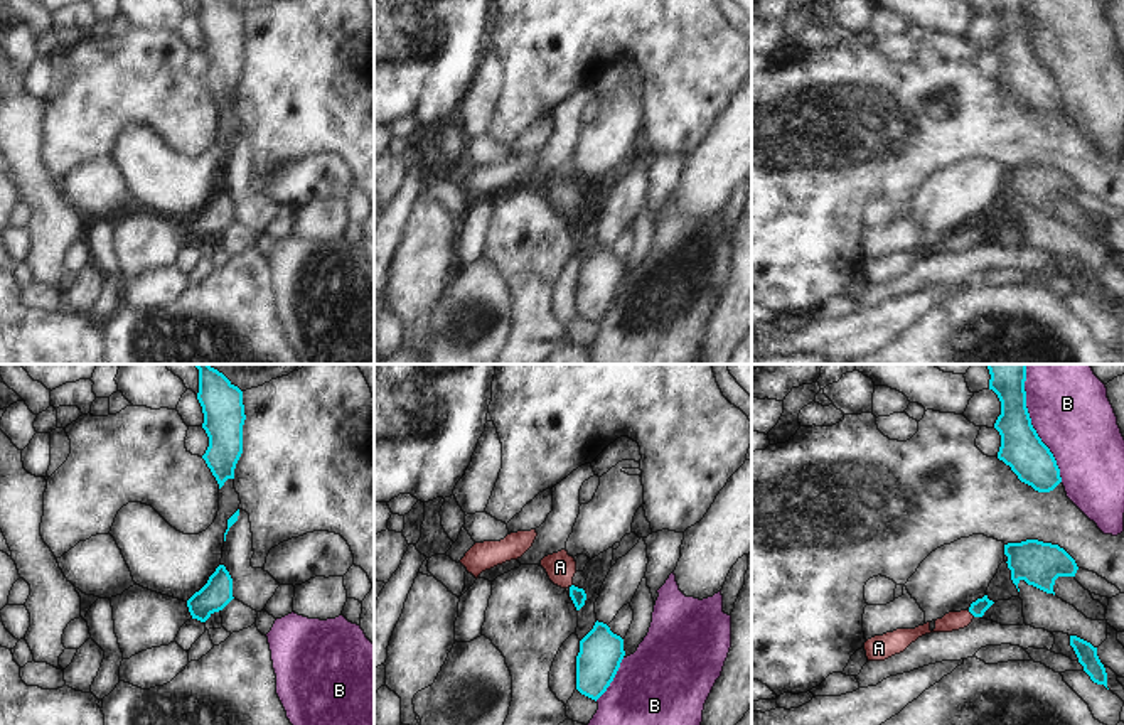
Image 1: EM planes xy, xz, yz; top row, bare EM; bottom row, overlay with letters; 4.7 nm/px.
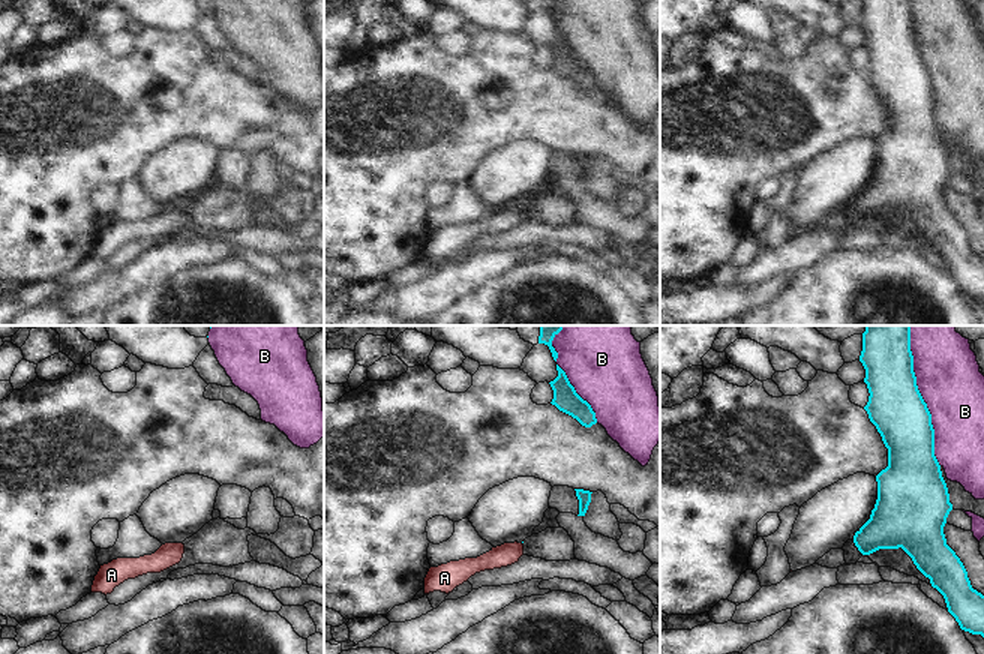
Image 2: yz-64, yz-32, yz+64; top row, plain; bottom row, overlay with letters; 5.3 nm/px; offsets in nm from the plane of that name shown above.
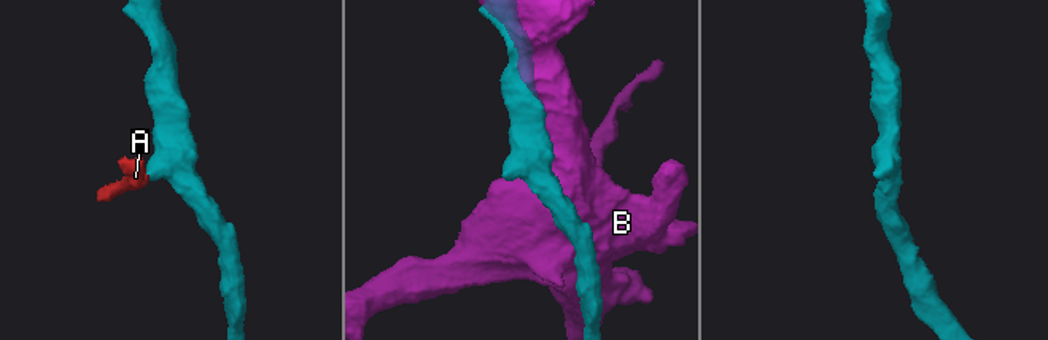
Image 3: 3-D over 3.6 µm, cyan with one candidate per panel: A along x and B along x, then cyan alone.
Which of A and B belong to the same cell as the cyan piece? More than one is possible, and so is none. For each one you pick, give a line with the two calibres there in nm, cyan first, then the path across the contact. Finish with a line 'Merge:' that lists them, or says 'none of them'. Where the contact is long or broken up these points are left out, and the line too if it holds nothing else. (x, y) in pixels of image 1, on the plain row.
A: Thickness 70 nm (cyan) against 90 nm. Path across: yz (978, 230), (971, 235), (963, 241), (952, 243)
Merge: A

